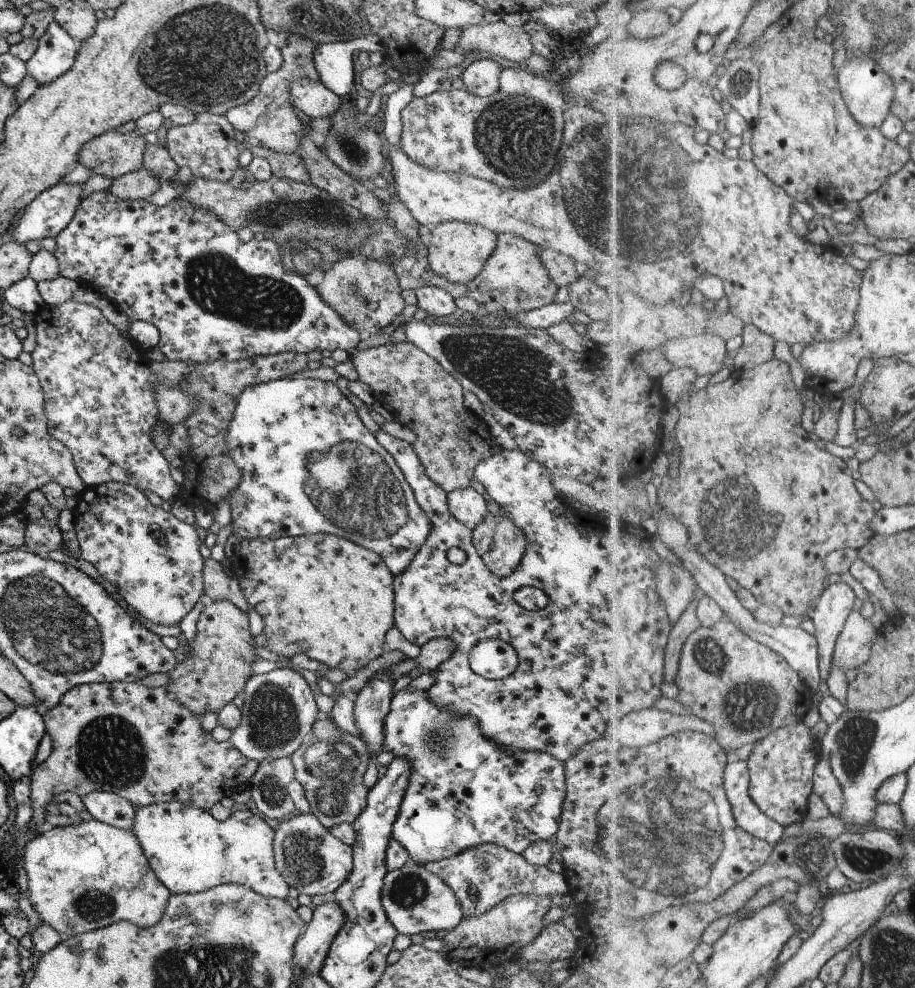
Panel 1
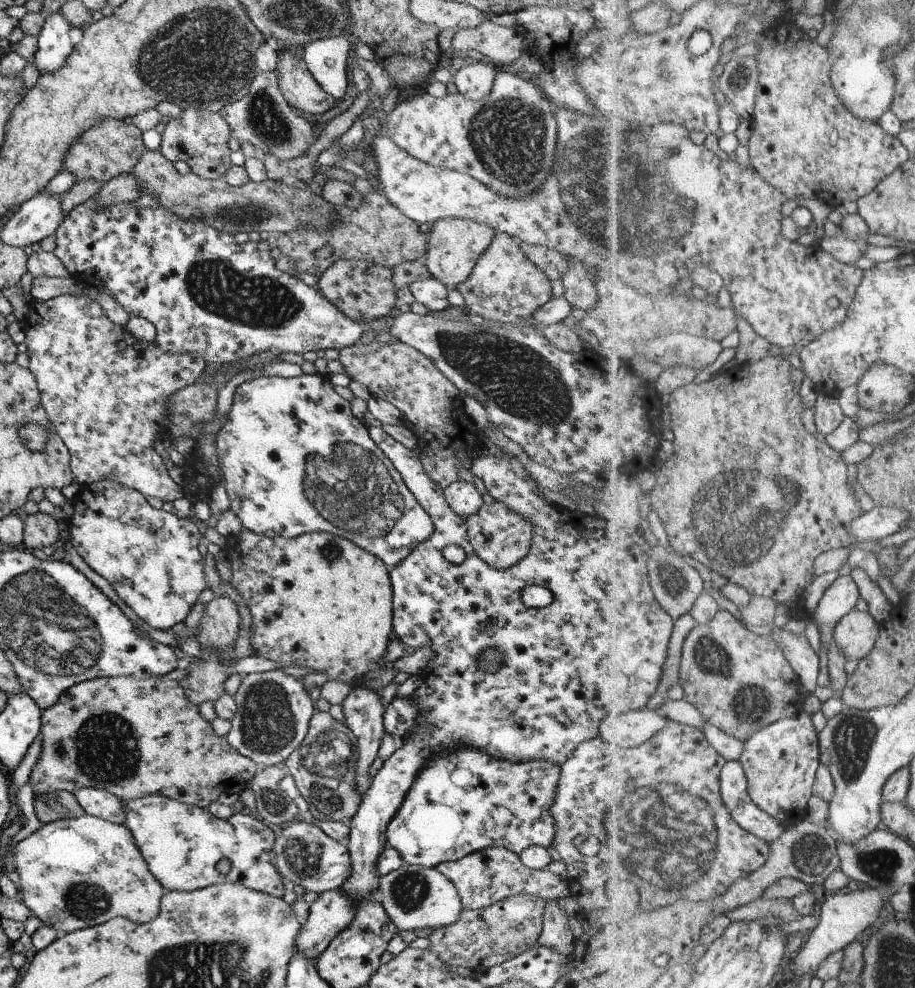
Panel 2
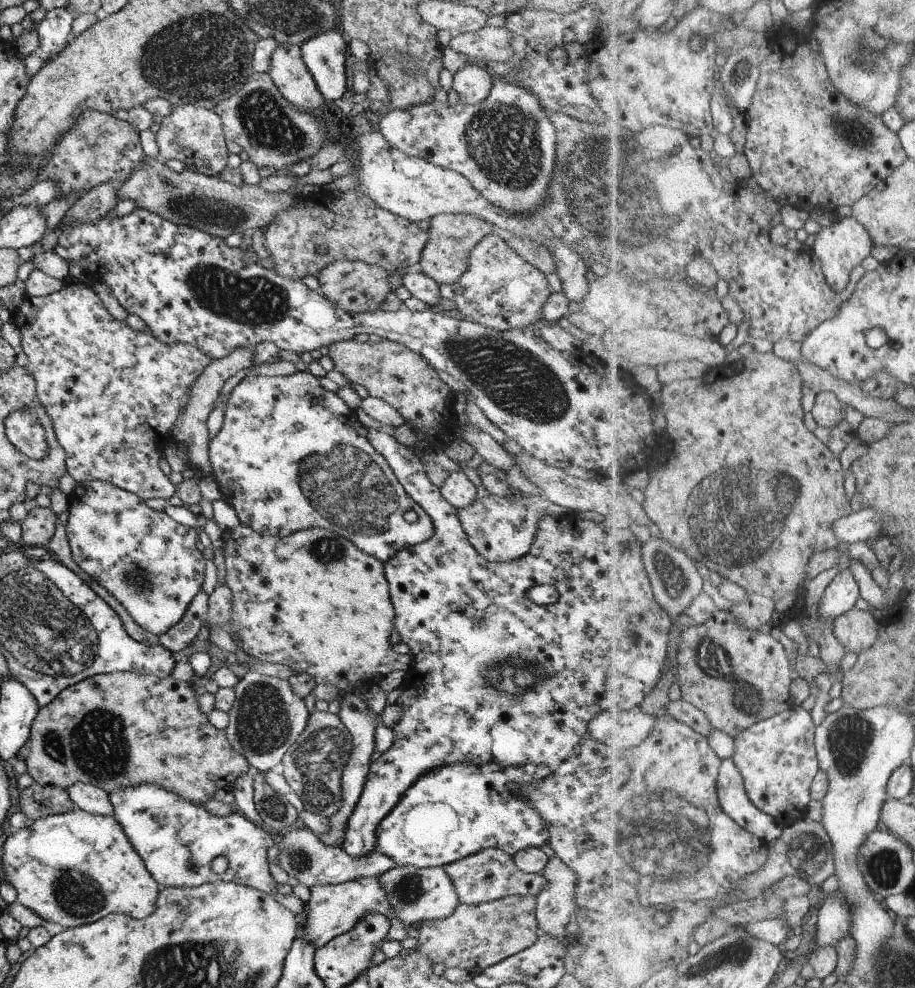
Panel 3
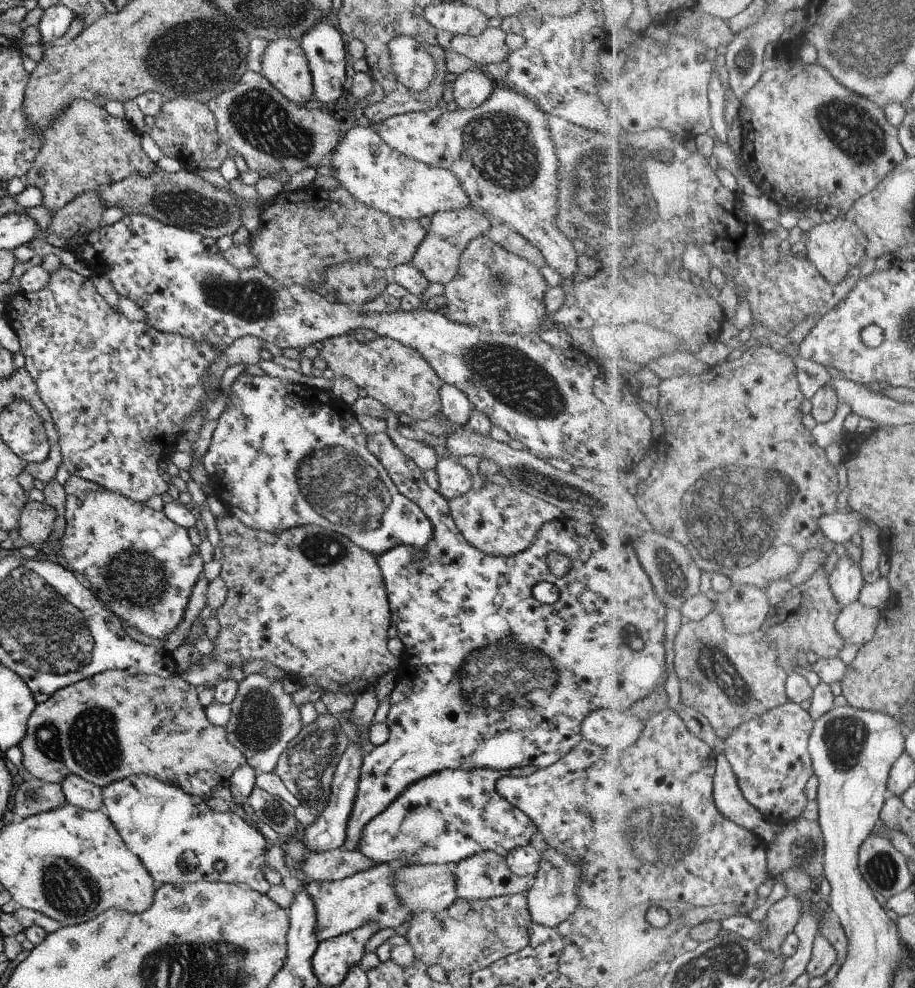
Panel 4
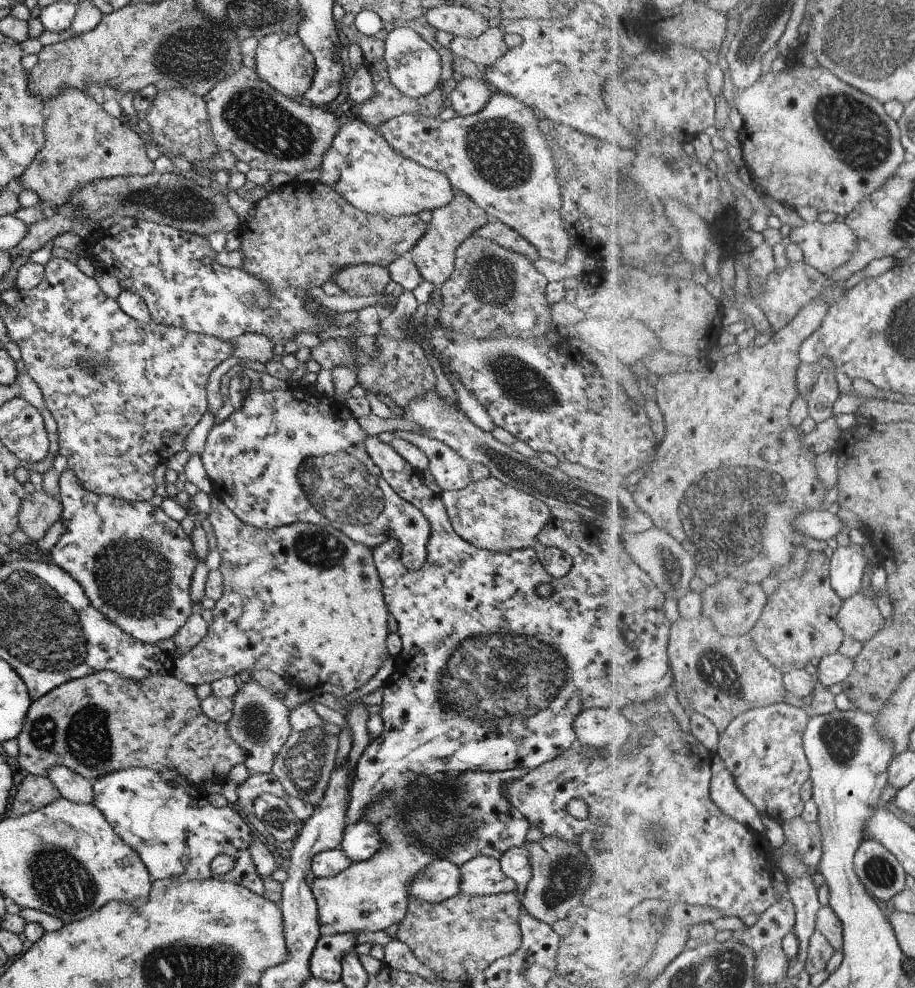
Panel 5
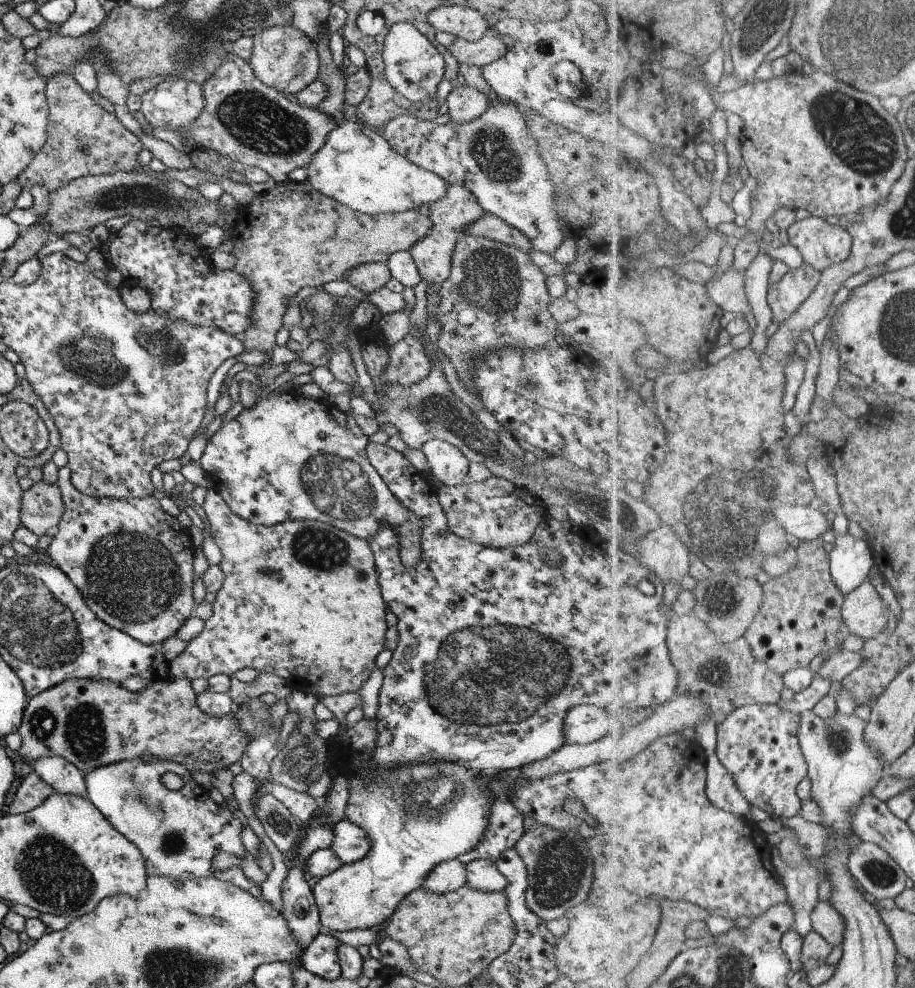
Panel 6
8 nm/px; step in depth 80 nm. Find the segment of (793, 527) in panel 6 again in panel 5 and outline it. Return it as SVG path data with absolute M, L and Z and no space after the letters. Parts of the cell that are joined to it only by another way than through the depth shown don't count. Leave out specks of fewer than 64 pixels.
M807 511L801 515L796 515L796 525L807 536L817 540L831 540L837 538L845 528L849 526L837 516L828 511Z

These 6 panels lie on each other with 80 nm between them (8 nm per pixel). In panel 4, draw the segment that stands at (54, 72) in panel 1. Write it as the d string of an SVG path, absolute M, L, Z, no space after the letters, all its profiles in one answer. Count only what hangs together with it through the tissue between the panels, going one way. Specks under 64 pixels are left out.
M61 4L52 5L45 9L36 25L40 34L40 46L49 48L49 44L53 40L61 38L67 32L67 27L71 24L71 20L76 17L71 10Z

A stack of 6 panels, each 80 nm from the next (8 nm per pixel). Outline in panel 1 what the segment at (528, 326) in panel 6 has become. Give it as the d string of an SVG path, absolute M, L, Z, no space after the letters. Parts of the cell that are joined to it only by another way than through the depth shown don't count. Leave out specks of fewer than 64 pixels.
M496 235L496 247L485 261L484 268L465 285L468 296L480 306L479 314L484 314L488 319L497 316L498 321L514 318L514 314L538 309L552 302L557 287L541 264L538 250L534 244L517 235Z

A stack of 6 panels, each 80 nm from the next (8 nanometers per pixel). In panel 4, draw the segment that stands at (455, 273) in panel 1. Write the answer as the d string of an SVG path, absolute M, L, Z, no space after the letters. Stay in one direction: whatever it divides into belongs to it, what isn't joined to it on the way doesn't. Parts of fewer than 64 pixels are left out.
M465 207L450 211L437 211L430 216L429 229L410 260L410 263L428 280L444 285L448 283L458 269L458 260L466 244L475 237L487 232L492 220L486 218L480 210Z

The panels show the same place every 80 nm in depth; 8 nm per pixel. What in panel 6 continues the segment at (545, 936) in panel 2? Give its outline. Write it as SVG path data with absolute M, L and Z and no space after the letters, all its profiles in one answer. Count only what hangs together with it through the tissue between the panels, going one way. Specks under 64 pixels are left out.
M537 824L530 832L524 830L513 848L519 853L527 871L525 906L535 916L545 922L555 920L587 900L592 884L592 862L588 846L576 831L553 830Z

